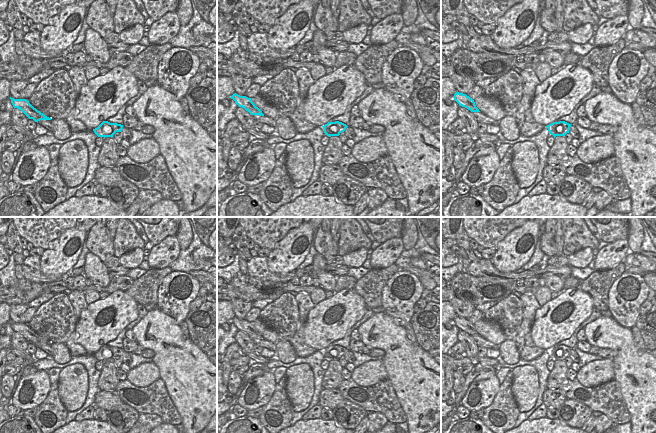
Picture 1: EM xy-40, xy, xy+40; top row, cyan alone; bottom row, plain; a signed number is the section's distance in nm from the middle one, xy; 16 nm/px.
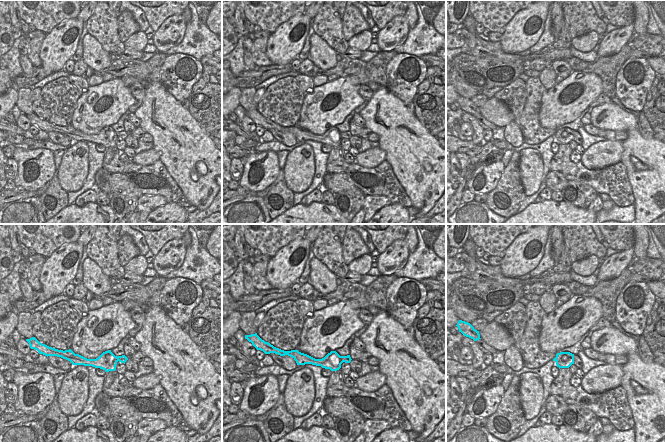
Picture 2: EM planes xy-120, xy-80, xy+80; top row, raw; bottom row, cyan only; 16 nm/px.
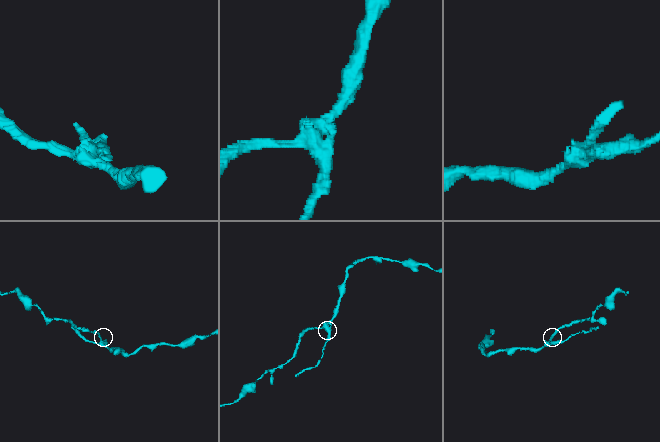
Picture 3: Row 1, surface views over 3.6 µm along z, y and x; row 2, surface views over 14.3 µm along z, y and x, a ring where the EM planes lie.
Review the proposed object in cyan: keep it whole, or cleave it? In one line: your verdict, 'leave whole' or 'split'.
split

